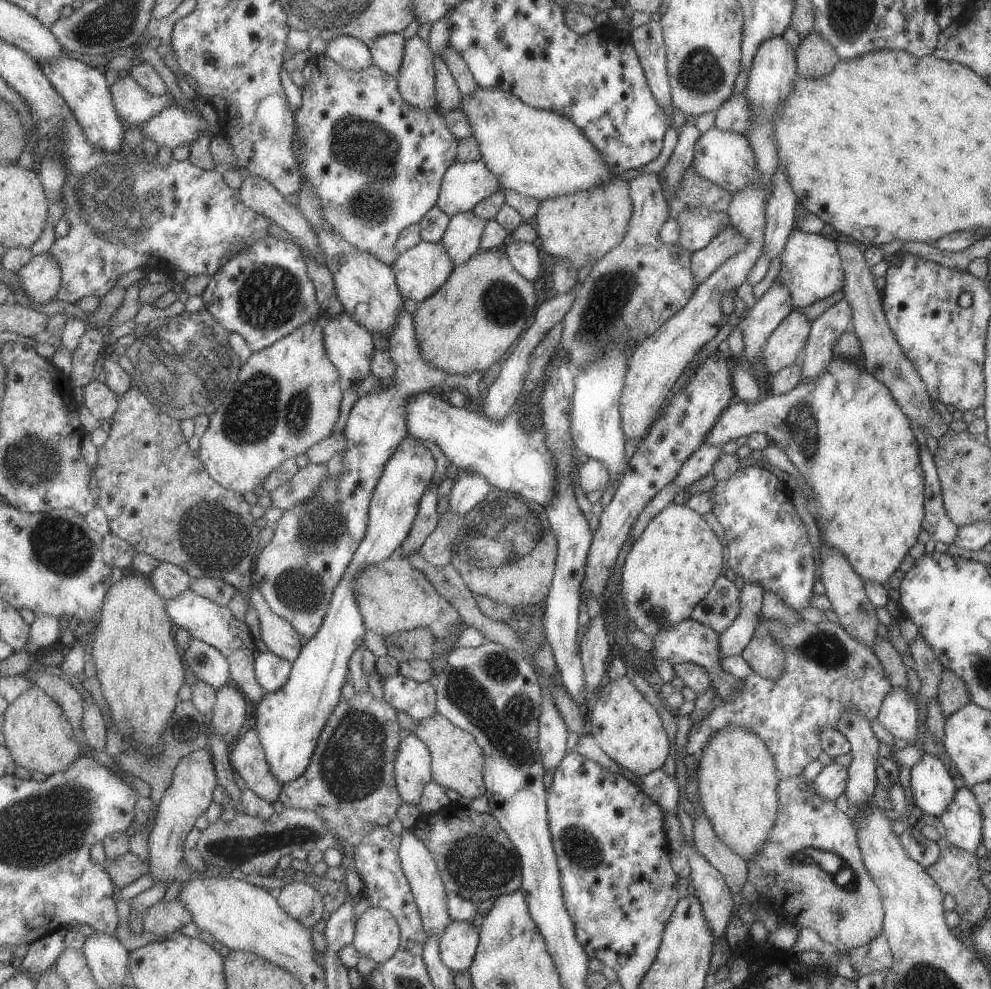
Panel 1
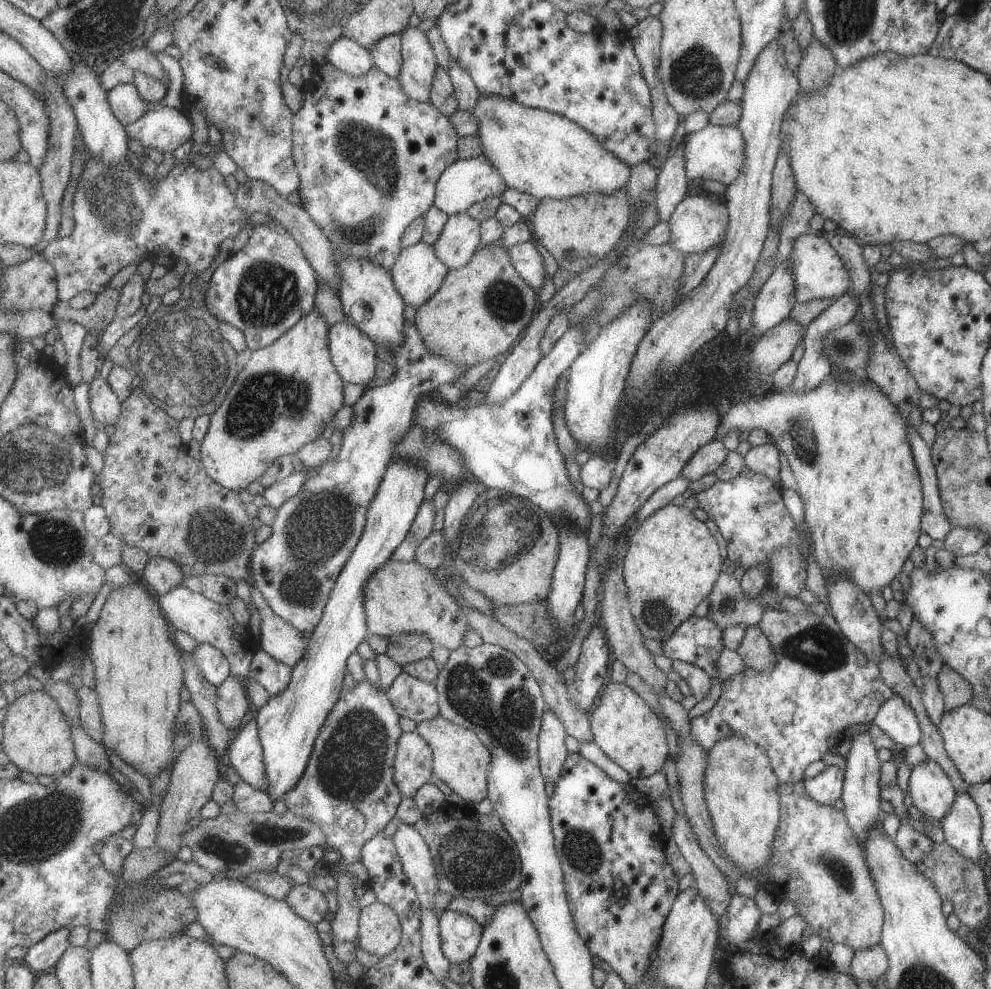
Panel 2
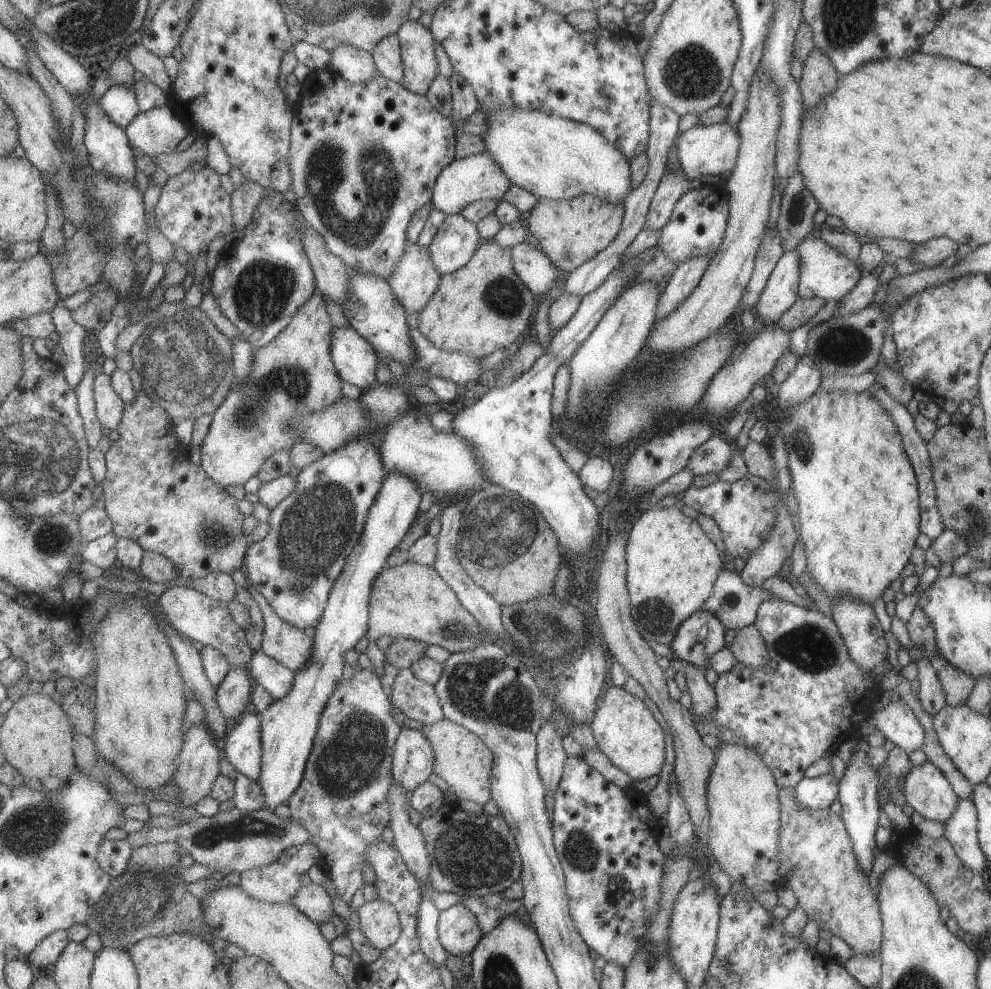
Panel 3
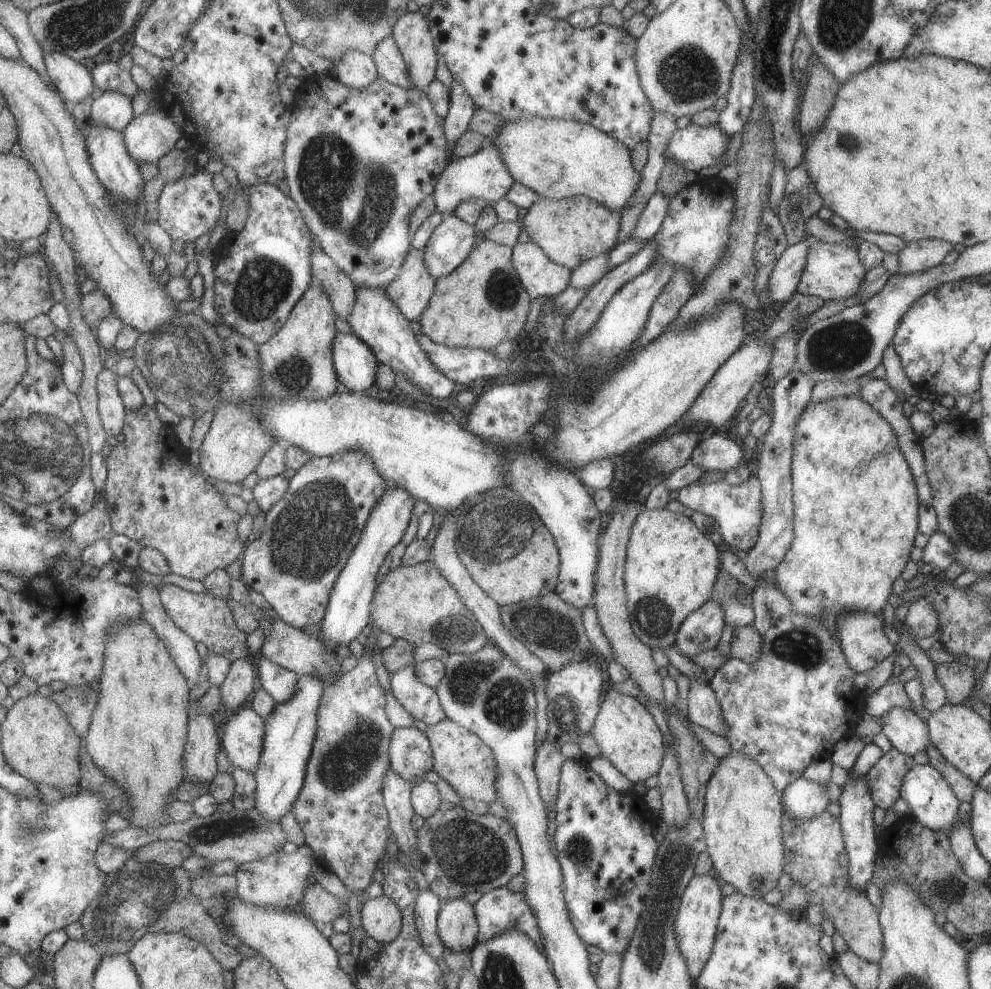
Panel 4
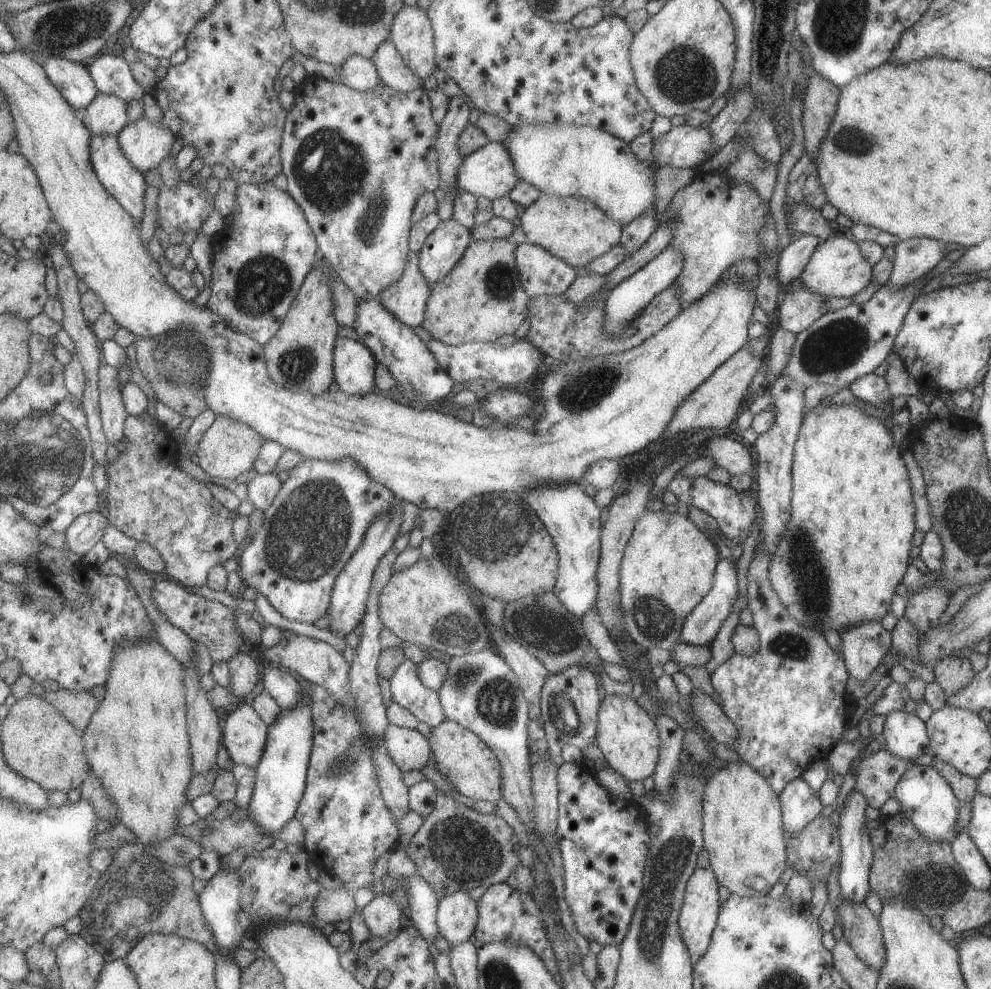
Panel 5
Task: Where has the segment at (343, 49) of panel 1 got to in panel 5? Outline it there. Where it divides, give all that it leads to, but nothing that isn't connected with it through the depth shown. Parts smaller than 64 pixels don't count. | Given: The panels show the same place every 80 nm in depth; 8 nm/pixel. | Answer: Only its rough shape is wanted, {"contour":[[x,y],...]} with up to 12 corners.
{"contour":[[357,55],[340,68],[342,84],[373,92],[383,84],[374,60]]}

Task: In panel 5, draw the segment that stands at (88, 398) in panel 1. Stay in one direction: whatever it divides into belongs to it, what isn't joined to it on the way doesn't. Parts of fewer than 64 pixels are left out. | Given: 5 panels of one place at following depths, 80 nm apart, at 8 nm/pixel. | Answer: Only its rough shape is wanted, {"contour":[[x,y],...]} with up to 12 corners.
{"contour":[[99,368],[100,408],[109,444],[126,437],[131,415],[119,370]]}

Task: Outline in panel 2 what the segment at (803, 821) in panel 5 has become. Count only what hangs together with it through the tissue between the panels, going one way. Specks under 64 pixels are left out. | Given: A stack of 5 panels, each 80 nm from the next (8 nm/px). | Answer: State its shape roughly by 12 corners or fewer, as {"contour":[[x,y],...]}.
{"contour":[[826,768],[801,781],[807,798],[832,806],[840,798],[843,771]]}

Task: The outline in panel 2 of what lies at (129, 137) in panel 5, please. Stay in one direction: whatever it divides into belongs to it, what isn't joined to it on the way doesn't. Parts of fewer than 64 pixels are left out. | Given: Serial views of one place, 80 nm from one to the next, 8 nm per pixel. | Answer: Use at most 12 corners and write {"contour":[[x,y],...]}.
{"contour":[[177,108],[147,112],[126,127],[145,148],[172,153],[194,139]]}

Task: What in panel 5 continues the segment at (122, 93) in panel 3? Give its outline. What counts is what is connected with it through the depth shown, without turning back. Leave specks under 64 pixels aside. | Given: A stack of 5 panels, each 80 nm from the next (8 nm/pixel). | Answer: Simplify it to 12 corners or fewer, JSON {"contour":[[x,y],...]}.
{"contour":[[101,93],[82,120],[94,136],[130,124],[123,98]]}

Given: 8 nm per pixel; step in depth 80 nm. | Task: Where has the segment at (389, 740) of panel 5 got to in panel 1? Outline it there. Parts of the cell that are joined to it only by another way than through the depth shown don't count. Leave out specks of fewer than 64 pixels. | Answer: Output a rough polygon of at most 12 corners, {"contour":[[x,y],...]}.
{"contour":[[405,734],[396,761],[403,801],[419,807],[433,780],[430,747]]}

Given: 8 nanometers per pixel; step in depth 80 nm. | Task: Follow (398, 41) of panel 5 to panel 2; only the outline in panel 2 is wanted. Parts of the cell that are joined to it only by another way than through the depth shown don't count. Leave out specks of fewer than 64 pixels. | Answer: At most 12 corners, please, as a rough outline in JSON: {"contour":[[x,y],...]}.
{"contour":[[428,32],[402,34],[398,80],[414,100],[431,102],[440,65]]}

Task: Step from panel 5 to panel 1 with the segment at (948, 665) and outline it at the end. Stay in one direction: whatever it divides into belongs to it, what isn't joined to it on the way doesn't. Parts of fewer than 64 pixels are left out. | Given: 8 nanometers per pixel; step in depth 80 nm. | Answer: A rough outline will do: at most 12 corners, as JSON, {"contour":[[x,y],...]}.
{"contour":[[941,672],[936,698],[944,718],[970,703],[965,682]]}

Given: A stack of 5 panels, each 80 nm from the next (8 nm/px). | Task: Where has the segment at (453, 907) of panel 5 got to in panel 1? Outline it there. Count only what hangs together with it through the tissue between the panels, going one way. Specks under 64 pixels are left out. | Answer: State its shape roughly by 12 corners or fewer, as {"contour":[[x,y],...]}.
{"contour":[[452,919],[441,937],[443,961],[454,972],[471,966],[477,925]]}

